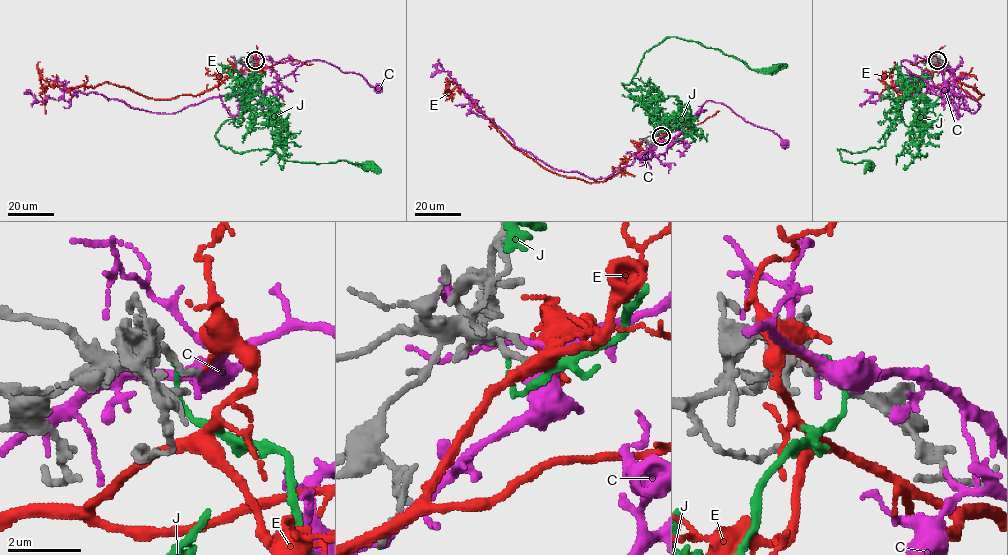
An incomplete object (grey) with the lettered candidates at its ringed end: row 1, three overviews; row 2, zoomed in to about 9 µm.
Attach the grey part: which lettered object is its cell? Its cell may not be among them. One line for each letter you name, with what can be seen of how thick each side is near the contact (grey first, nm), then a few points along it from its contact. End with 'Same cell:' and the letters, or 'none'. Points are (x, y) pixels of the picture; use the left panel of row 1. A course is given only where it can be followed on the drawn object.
E: 160/170 nm | via (255, 61), (217, 86), (171, 99), (146, 98), (106, 81), (68, 89), (50, 85), (39, 75), (40, 62)
Same cell: E

